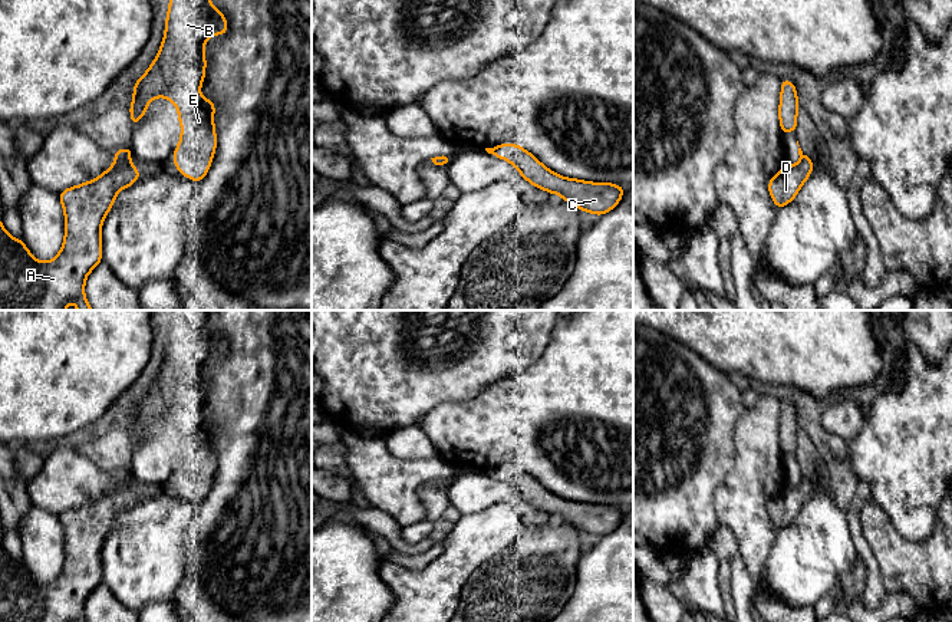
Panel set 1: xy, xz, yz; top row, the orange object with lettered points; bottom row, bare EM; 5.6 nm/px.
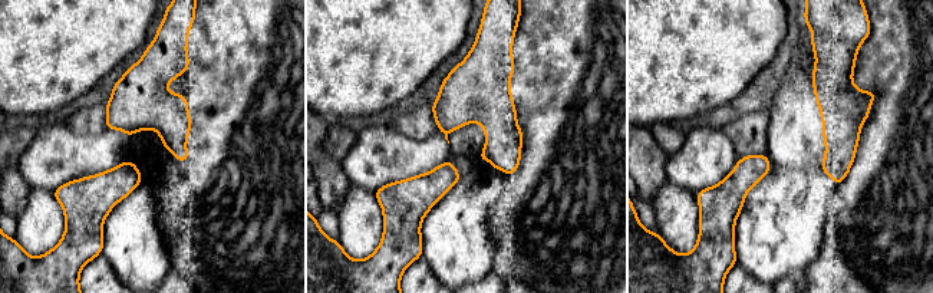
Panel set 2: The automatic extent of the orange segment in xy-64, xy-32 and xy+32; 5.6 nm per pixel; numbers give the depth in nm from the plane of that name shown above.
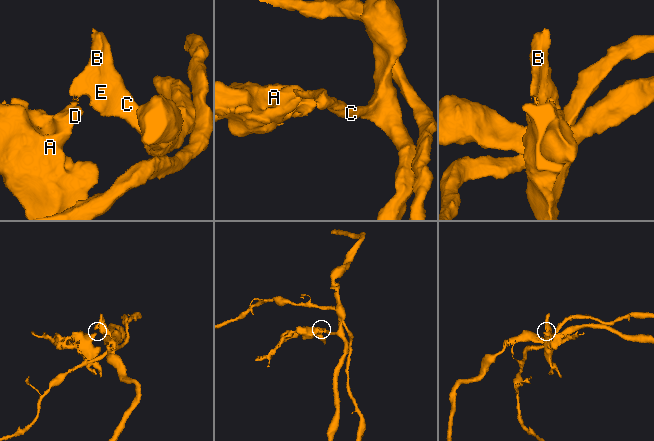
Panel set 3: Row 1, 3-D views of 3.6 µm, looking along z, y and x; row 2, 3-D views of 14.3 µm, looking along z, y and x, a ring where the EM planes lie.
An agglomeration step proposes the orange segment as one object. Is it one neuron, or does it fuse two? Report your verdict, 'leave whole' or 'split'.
split

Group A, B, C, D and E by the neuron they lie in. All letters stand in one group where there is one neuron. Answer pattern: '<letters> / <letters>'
A D / B C E

